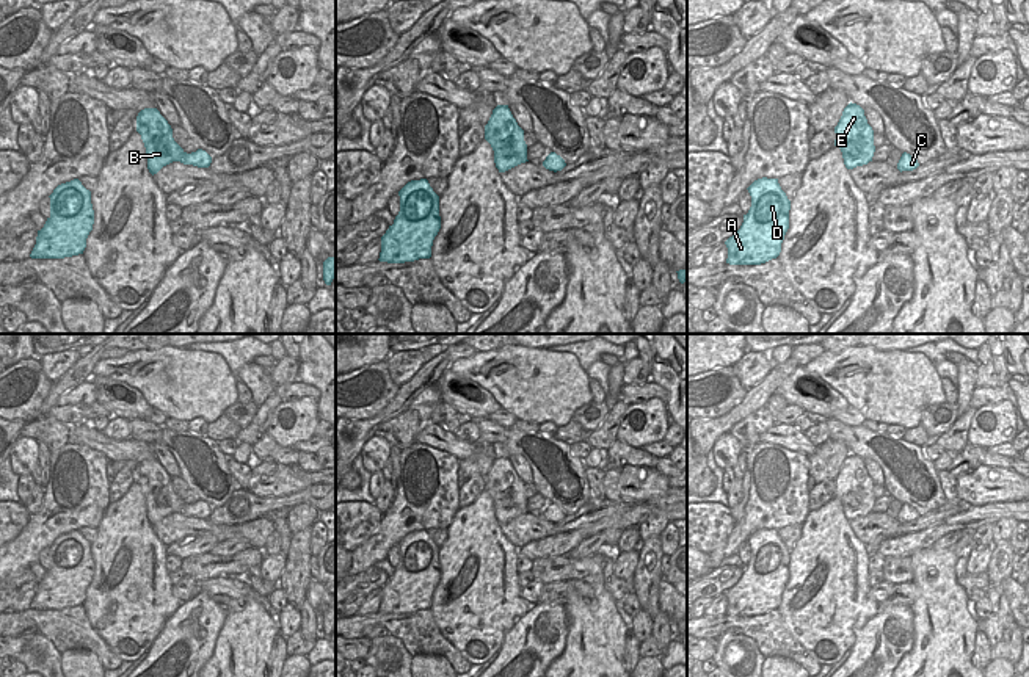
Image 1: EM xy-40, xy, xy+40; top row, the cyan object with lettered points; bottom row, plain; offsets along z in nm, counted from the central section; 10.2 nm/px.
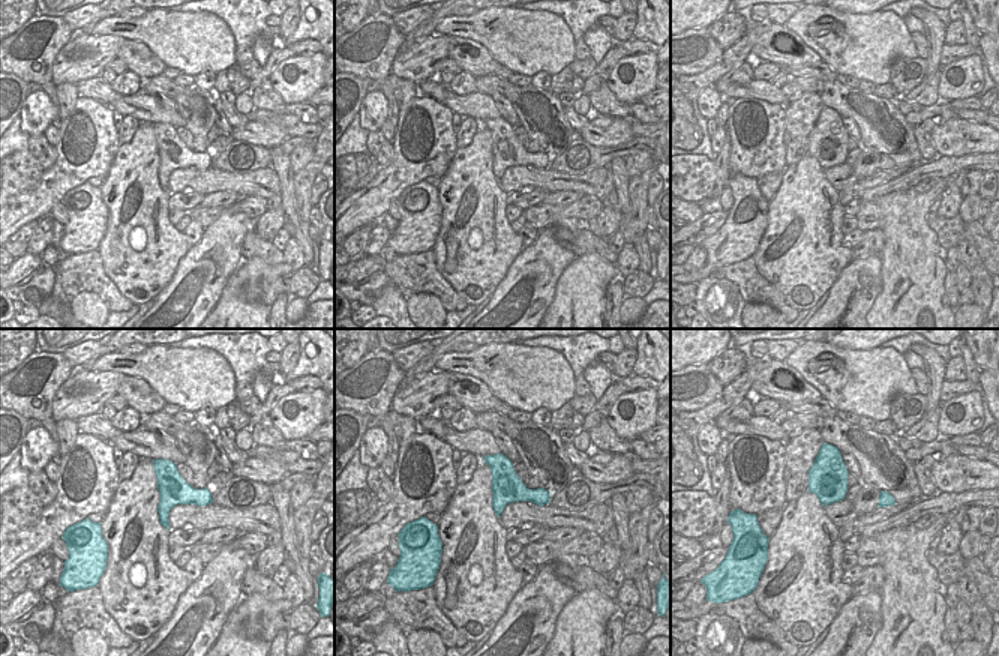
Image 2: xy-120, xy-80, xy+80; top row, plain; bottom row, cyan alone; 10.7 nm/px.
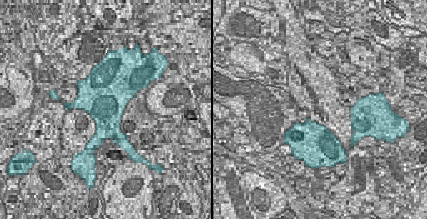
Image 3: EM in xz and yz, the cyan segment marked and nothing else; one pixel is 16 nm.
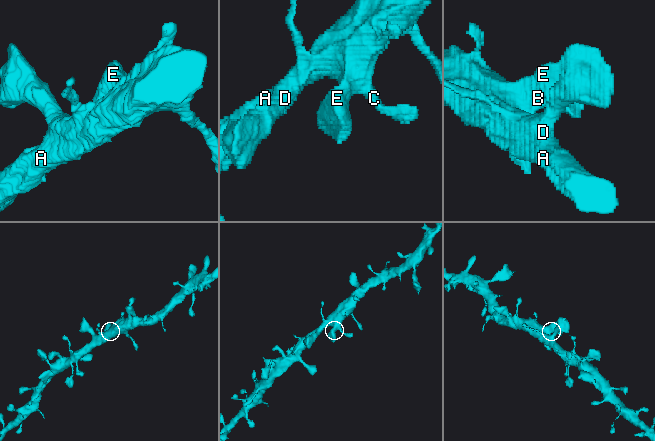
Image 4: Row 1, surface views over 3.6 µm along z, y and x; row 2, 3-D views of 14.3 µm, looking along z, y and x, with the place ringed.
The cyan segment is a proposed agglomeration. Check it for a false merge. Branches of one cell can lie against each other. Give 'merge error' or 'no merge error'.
no merge error

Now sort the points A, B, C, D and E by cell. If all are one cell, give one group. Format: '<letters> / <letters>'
A B C D E

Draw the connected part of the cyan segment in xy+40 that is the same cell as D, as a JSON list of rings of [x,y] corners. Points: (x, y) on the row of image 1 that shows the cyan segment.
[[[758,179],[747,190],[751,207],[740,229],[725,241],[729,265],[761,265],[776,259],[789,229],[791,201],[778,179]]]

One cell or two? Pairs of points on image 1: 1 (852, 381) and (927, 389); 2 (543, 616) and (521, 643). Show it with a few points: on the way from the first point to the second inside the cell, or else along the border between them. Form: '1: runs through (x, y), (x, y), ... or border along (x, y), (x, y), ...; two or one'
1: runs through (871, 381), (883, 386), (909, 386); one
2: runs through (541, 622), (527, 637); one

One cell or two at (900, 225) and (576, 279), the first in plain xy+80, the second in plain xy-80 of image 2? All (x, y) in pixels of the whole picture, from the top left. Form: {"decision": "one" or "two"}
{"decision": "one"}

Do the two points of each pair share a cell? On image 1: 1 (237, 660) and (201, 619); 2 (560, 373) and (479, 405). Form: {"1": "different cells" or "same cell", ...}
{"1": "different cells", "2": "different cells"}

